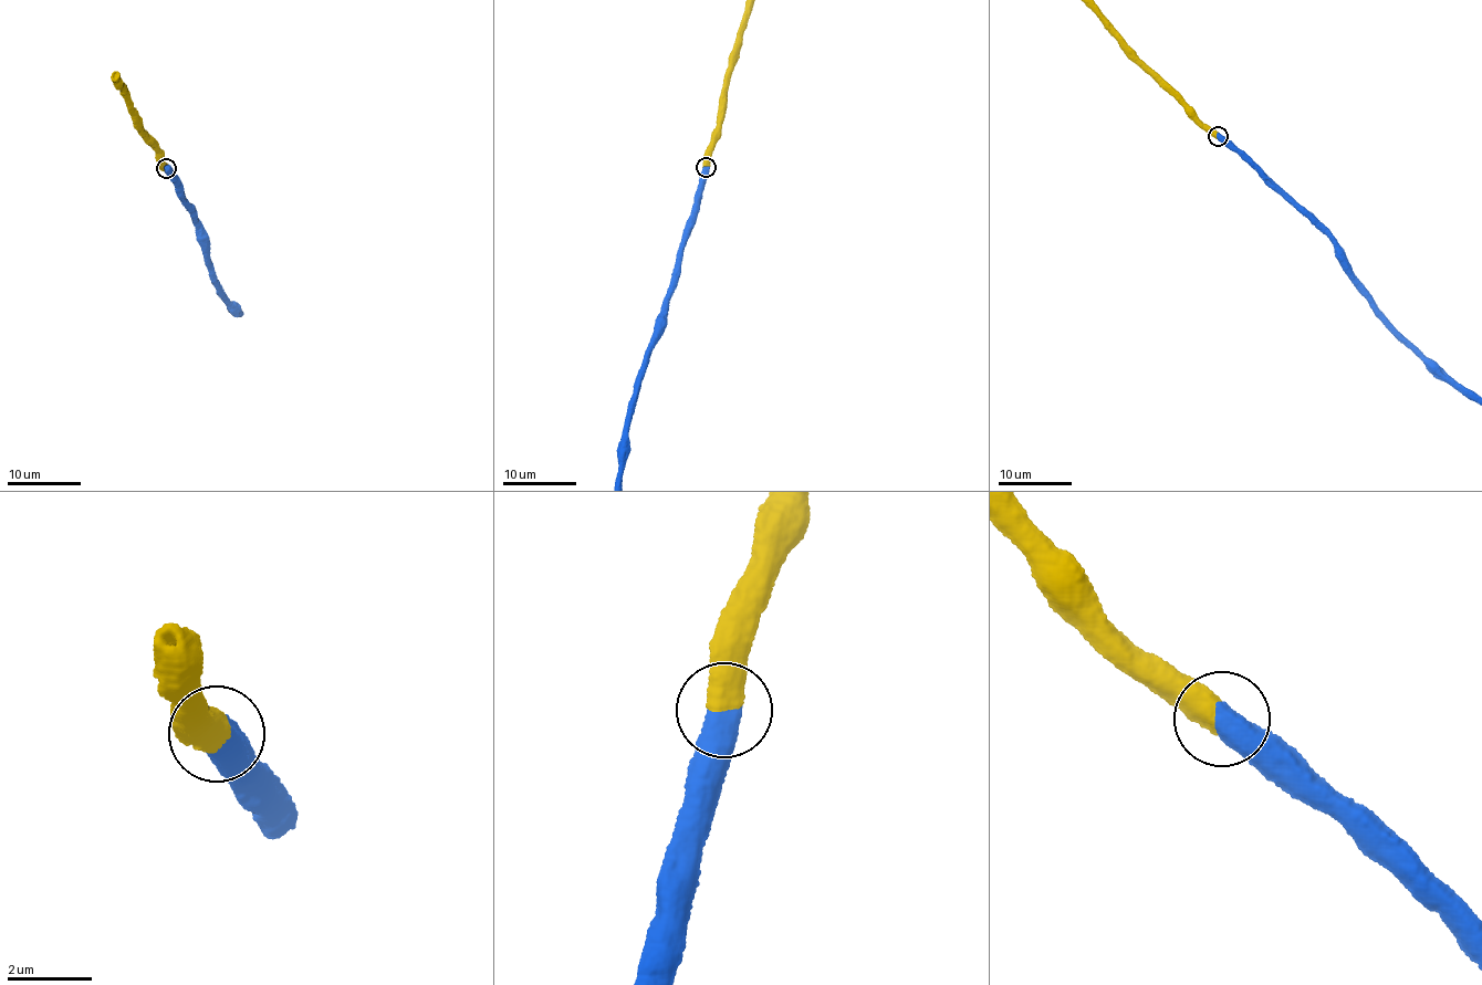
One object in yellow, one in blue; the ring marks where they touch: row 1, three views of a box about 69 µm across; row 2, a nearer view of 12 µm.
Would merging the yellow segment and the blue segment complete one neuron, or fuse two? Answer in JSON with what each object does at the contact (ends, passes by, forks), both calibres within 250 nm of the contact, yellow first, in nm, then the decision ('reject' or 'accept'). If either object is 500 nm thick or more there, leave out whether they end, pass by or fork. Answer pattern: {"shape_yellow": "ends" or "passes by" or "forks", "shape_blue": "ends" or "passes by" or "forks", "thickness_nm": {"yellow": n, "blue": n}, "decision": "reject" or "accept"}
{"thickness_nm": {"yellow": 600, "blue": 600}, "decision": "accept"}

